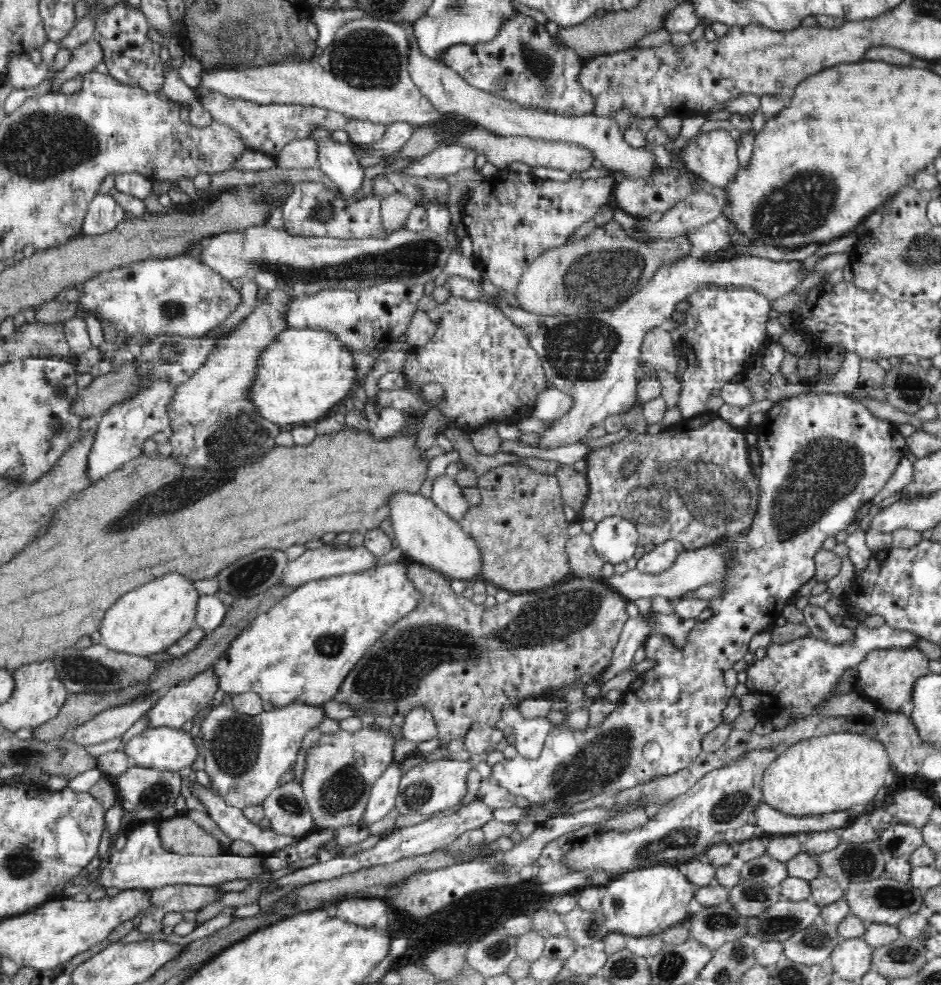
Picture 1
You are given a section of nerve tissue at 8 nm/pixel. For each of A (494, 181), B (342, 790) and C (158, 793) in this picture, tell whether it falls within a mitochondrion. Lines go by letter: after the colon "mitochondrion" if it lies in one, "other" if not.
A: other
B: mitochondrion
C: mitochondrion

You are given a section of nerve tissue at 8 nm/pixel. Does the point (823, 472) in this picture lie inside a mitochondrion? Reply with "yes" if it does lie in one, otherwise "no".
yes

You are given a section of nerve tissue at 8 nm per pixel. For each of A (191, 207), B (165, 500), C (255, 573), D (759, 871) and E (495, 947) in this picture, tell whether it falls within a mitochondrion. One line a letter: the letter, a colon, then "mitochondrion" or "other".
A: other
B: mitochondrion
C: mitochondrion
D: mitochondrion
E: mitochondrion

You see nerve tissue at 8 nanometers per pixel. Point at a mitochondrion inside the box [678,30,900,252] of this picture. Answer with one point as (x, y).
(801, 204)

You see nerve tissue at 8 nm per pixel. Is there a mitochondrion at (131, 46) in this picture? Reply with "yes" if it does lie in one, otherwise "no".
no

